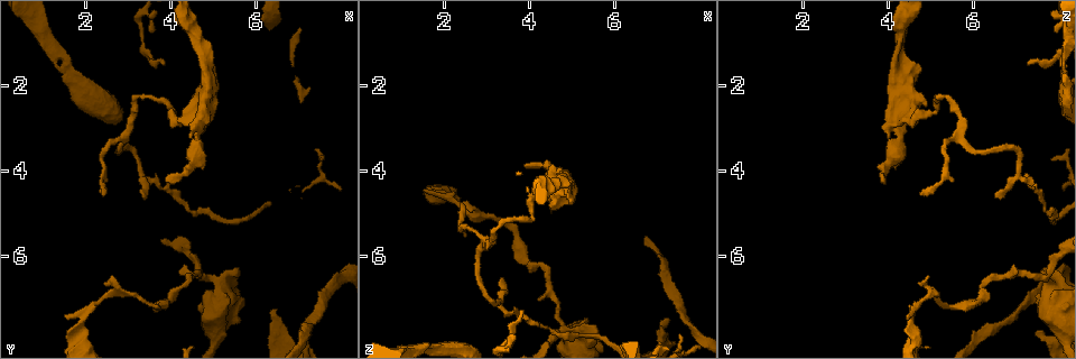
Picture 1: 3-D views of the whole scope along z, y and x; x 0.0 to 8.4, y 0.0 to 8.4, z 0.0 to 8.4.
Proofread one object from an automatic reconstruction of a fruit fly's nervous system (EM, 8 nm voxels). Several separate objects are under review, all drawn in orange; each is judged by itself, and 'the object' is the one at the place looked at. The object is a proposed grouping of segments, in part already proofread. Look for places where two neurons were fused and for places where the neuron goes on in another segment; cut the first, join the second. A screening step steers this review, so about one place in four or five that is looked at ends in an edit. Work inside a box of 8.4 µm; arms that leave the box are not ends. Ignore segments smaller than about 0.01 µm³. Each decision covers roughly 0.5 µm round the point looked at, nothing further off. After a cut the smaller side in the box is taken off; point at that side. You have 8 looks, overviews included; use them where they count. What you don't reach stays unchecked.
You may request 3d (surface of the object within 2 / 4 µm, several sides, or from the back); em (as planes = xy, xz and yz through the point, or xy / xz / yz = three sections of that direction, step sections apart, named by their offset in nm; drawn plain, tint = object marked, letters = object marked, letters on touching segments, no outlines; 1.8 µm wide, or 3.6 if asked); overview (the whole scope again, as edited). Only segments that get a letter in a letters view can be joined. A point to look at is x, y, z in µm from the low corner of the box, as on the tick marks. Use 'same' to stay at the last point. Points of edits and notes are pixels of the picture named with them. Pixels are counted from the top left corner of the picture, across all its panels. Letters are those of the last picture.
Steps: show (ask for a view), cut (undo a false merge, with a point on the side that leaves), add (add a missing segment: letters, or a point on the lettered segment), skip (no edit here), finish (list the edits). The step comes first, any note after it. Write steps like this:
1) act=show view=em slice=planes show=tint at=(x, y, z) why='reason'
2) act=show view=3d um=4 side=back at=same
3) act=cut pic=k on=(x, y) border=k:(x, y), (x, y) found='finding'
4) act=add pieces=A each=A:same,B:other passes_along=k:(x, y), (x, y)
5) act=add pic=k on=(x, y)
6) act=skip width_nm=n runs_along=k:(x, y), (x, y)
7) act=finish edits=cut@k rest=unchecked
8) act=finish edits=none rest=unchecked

act=show view=3d um=2 at=(4.70, 2.85, 4.25) why='four-way junction'

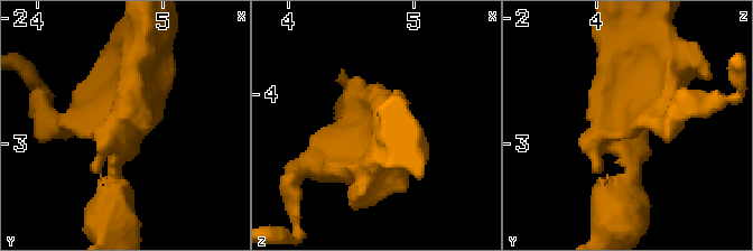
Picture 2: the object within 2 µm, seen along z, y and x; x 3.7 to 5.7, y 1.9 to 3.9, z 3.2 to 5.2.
act=show view=em slice=xy step=16 show=tint at=(4.66, 2.82, 4.20) arms=4

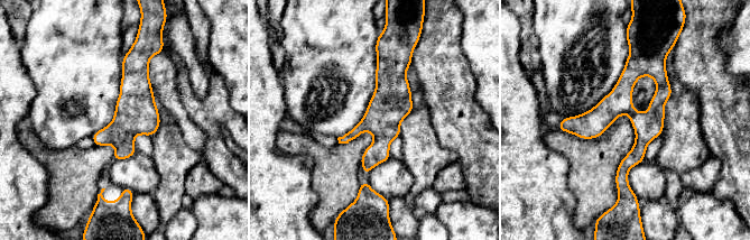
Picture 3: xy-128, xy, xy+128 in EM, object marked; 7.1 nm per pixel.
act=show view=em slice=yz step=16 show=letters at=same why='cut it another way'

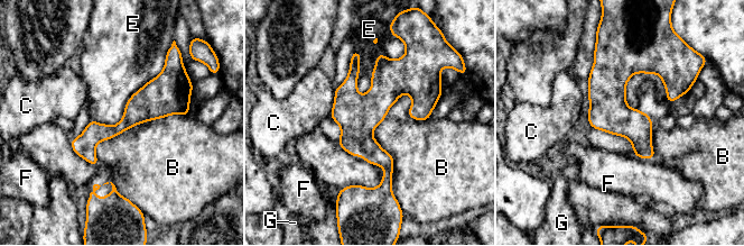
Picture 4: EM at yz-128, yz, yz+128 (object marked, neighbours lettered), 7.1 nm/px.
act=skip each=B:other,C:other,E:other,F:other,G:other border=4:(189, 114), (137, 124), (94, 154) found='one neuron here'

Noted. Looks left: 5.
act=show view=em slice=planes show=letters at=(2.50, 4.55, 4.75) why='tapers out'

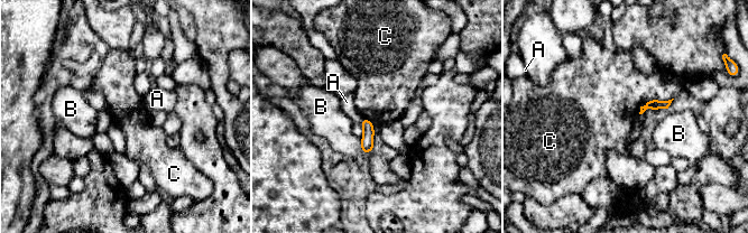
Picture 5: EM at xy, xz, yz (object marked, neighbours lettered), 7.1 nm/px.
act=add pieces=A longest_contact=C:200nm each=A:same,B:other,C:other passes_along=5:(367, 141), (361, 120), (347, 102) found='the neuron continues'

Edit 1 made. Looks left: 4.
act=show view=overview

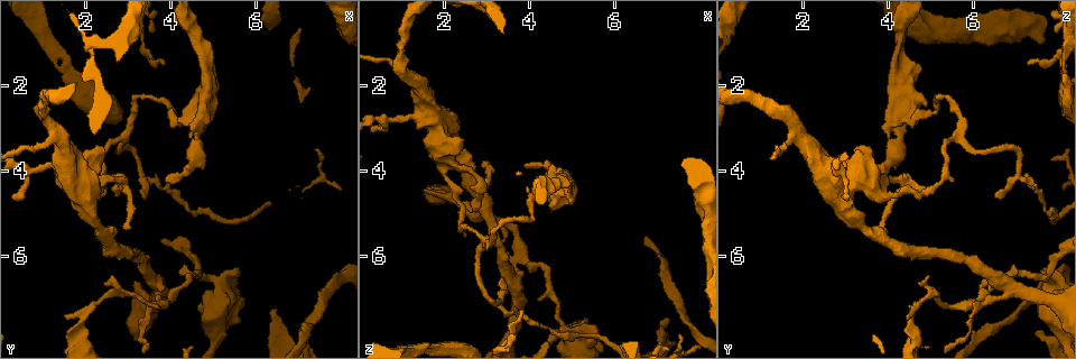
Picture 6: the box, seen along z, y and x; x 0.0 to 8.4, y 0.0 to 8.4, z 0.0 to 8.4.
act=show view=em slice=planes show=plain at=(1.35, 3.20, 1.85) why='a fork'

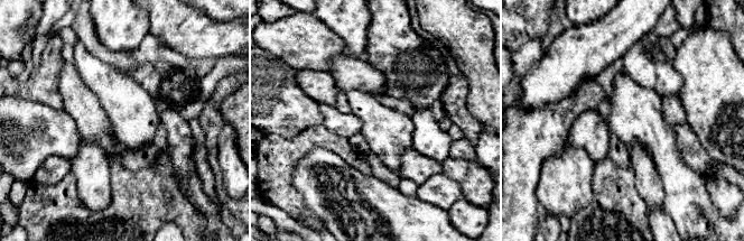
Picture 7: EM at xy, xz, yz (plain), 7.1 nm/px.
act=show view=em slice=planes show=letters at=same

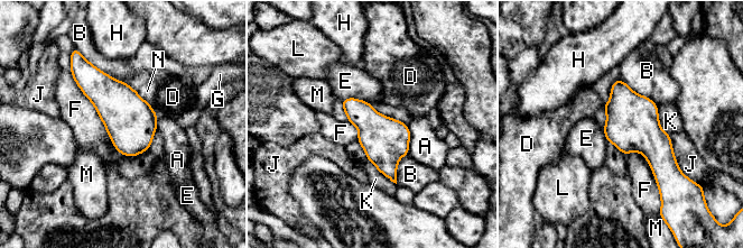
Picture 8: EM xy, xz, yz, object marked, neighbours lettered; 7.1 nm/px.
act=skip each=A:other,B:other,D:other,E:other,F:other,G:other,H:other,J:other,K:other,L:other,M:other,N:other border=8:(70, 73), (93, 106), (115, 149) found='continuous, no second neuron'

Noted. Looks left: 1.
act=finish edits=add@5 rest=unchecked

